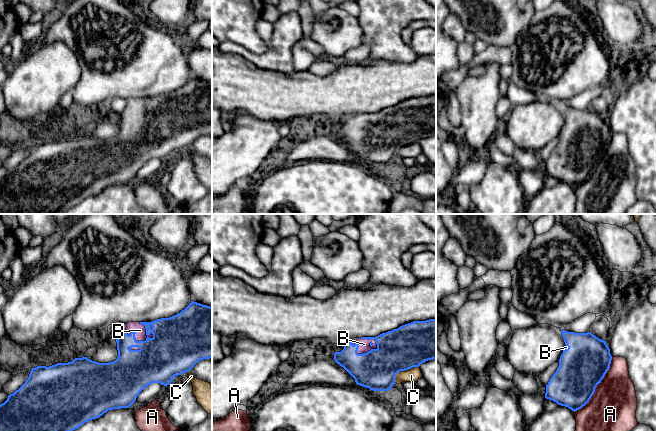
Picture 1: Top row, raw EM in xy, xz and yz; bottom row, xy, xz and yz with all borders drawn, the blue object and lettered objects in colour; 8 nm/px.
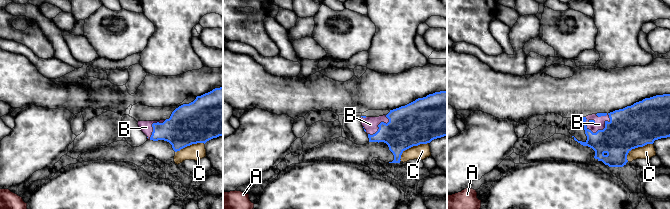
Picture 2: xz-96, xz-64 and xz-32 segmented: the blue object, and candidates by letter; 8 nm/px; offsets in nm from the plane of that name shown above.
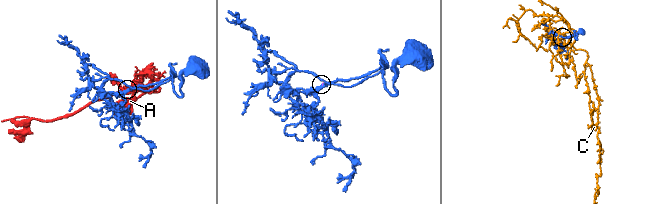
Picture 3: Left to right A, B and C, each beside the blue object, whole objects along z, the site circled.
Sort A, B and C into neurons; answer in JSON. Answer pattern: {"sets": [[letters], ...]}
{"sets": [["A"], ["B"], ["C"]]}

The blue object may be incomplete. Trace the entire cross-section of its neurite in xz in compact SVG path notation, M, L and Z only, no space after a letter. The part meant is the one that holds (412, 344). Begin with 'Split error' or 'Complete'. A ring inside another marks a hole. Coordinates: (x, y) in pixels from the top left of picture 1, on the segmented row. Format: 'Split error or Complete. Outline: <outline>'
Split error. Outline: M436 319L413 321L376 337L354 338L344 343L341 352L335 352L334 360L343 367L357 385L373 391L389 391L396 374L422 363L436 359Z

